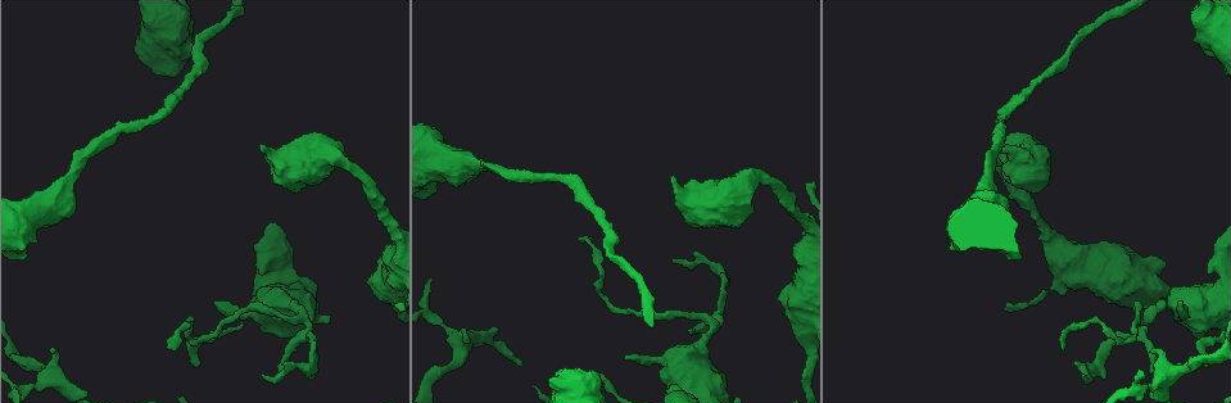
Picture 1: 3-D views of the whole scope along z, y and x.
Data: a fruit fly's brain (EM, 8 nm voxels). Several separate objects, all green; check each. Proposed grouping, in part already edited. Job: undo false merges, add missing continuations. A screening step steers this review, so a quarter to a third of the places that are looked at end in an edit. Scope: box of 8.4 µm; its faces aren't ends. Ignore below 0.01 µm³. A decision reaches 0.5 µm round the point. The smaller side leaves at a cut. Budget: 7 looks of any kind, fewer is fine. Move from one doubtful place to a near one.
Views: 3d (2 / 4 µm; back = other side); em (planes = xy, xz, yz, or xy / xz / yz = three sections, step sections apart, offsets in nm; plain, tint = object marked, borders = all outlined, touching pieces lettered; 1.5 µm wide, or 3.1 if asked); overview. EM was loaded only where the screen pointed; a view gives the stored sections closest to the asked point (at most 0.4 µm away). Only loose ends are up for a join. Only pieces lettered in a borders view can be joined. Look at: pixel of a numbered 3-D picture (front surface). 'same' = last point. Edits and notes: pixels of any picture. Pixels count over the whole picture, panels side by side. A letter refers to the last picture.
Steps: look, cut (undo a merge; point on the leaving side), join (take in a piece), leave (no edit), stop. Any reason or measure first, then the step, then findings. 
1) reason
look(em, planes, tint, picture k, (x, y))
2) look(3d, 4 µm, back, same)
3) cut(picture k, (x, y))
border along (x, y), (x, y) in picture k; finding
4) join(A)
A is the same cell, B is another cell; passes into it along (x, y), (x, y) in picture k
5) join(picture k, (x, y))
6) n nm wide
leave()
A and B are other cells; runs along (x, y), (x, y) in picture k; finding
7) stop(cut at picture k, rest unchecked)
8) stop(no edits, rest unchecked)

branch stops here
look(em, planes, tint, picture 1, (671, 261))

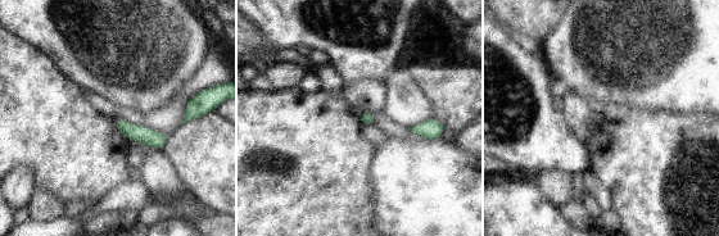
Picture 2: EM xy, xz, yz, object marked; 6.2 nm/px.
what lies round it
look(em, planes, borders, same)

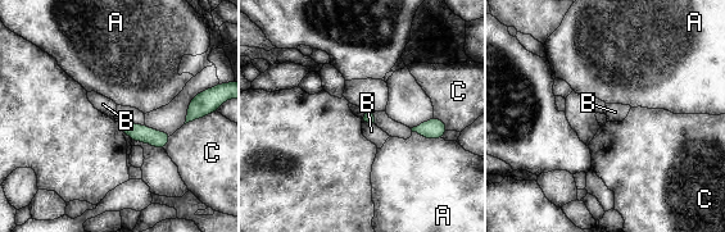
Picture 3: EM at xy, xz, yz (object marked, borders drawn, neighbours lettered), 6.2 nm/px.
leave()
A, B and C are other cells; runs along (121, 122), (135, 132), (166, 137) in picture 3; no lettered piece goes on from it

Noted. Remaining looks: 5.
thin arm on a thick one
look(3d, 2 µm, back, picture 1, (710, 328))

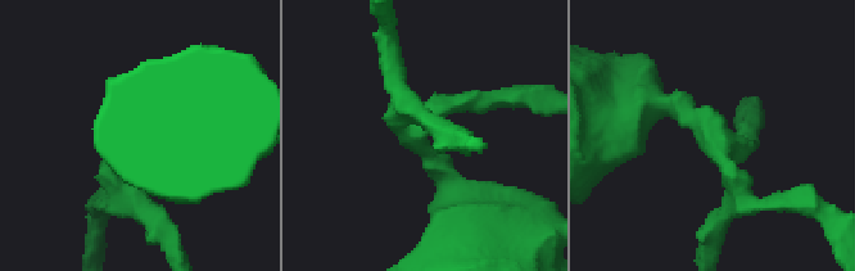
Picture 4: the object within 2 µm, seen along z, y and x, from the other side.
4 arms
look(em, planes, borders, picture 4, (416, 130))

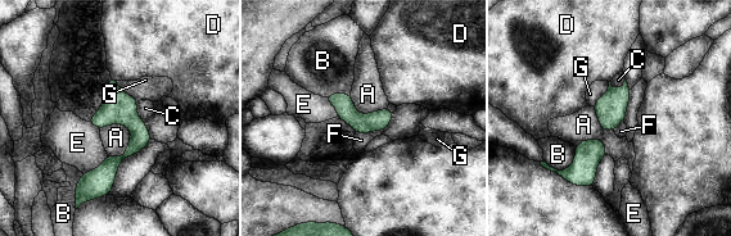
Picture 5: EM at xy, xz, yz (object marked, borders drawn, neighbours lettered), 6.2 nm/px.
leave()
A, B, C, D, E, F and G are other cells; border along (117, 80), (121, 89), (138, 101) in picture 5; continuous, no second cell

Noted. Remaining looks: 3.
three-way junction
look(em, yz, step 8, borders, picture 1, (55, 374))

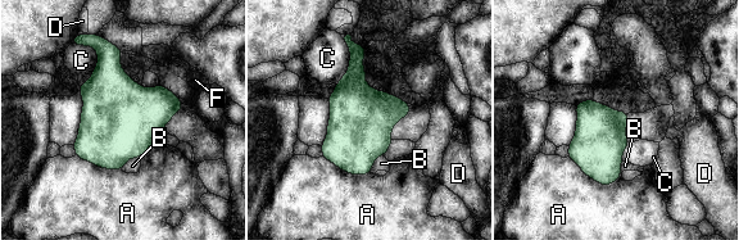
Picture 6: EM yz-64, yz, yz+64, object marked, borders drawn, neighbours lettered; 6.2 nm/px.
another direction
look(em, planes, borders, same)

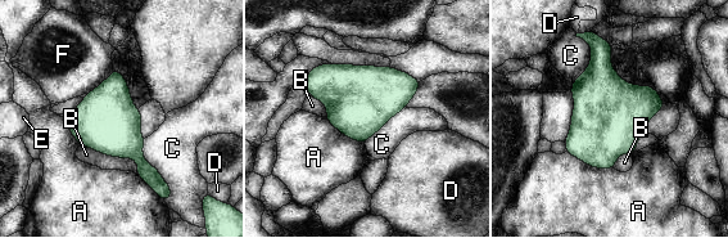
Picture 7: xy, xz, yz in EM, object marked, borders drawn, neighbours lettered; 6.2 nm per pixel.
B touches over 400 nm
leave()
A, B, C, D, E and F are other cells; border along (577, 34), (591, 61), (570, 86) in picture 7; all the same cell

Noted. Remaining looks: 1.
stop(no edits, rest unchecked)

